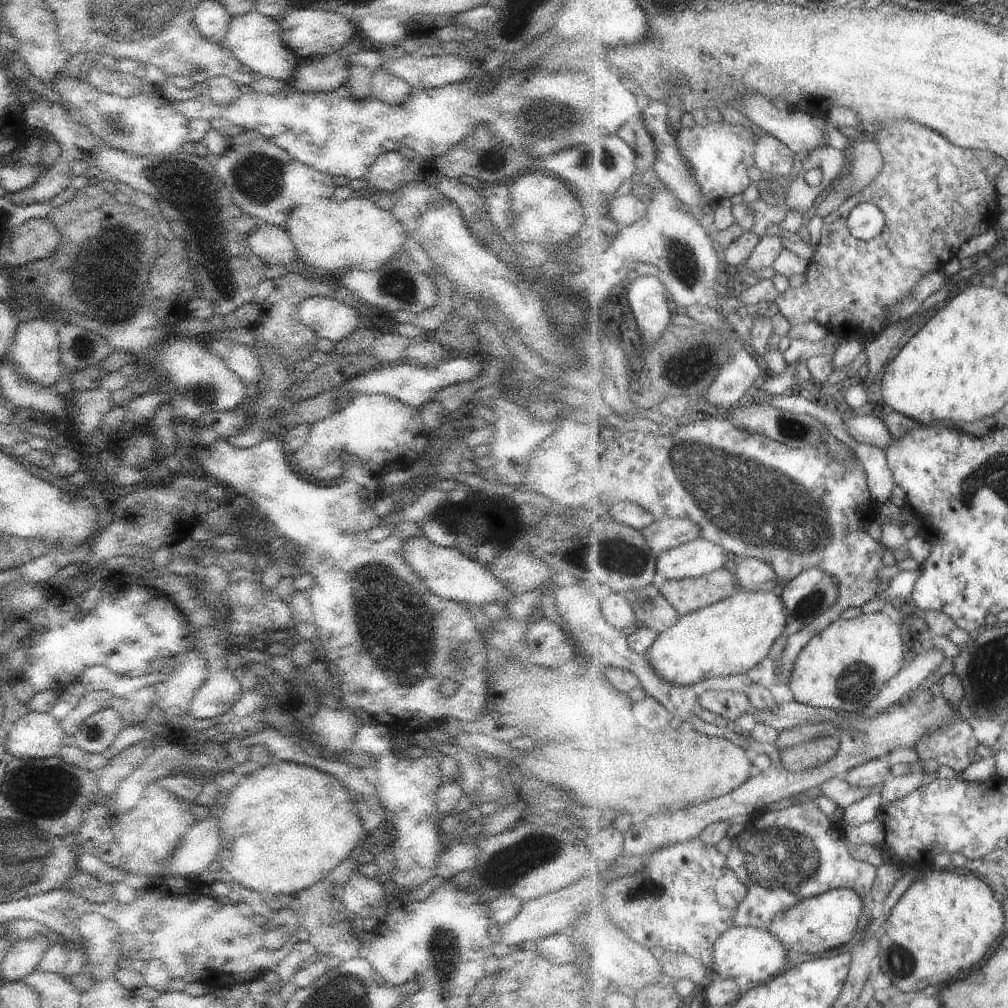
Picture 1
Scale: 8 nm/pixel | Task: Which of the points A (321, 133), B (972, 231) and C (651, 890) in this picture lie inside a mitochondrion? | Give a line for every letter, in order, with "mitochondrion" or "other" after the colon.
A: other
B: mitochondrion
C: mitochondrion

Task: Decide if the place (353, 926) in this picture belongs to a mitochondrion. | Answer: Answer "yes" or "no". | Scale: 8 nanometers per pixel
no

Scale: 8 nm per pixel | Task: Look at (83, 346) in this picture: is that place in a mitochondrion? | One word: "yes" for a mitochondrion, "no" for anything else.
yes

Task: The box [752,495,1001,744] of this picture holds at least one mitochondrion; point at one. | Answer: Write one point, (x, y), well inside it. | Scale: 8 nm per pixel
(854, 684)

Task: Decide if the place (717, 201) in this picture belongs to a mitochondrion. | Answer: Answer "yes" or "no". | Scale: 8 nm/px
no

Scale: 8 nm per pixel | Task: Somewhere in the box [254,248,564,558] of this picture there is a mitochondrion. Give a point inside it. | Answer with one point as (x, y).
(395, 282)

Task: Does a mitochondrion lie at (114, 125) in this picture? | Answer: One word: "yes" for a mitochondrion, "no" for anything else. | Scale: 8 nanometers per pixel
yes

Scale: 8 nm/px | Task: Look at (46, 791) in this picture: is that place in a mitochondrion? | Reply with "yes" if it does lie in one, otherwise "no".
yes

